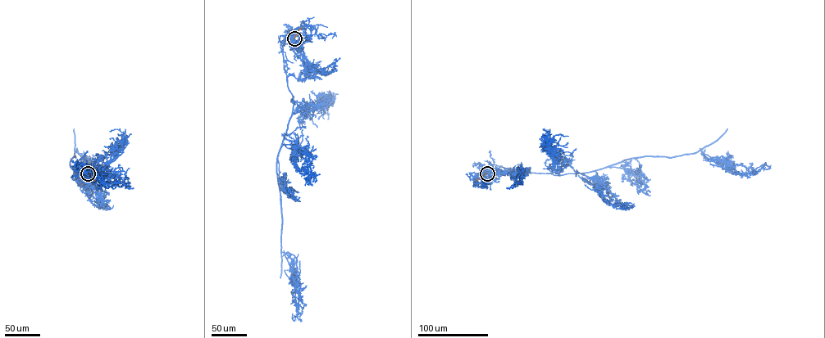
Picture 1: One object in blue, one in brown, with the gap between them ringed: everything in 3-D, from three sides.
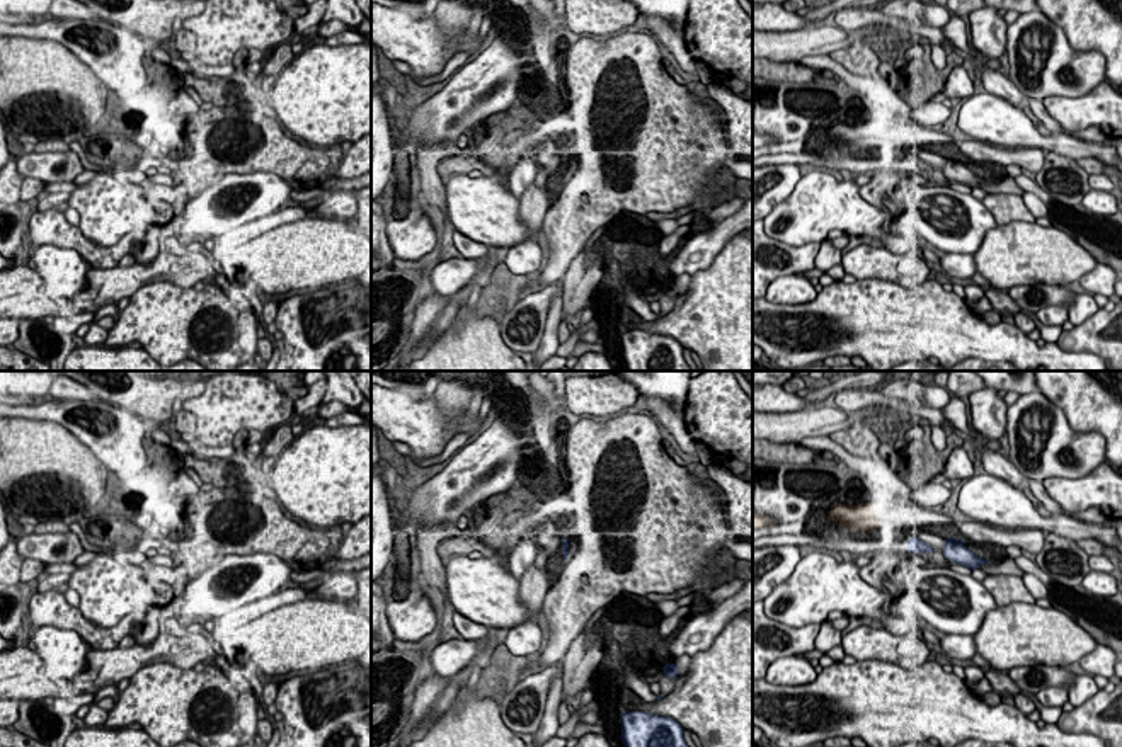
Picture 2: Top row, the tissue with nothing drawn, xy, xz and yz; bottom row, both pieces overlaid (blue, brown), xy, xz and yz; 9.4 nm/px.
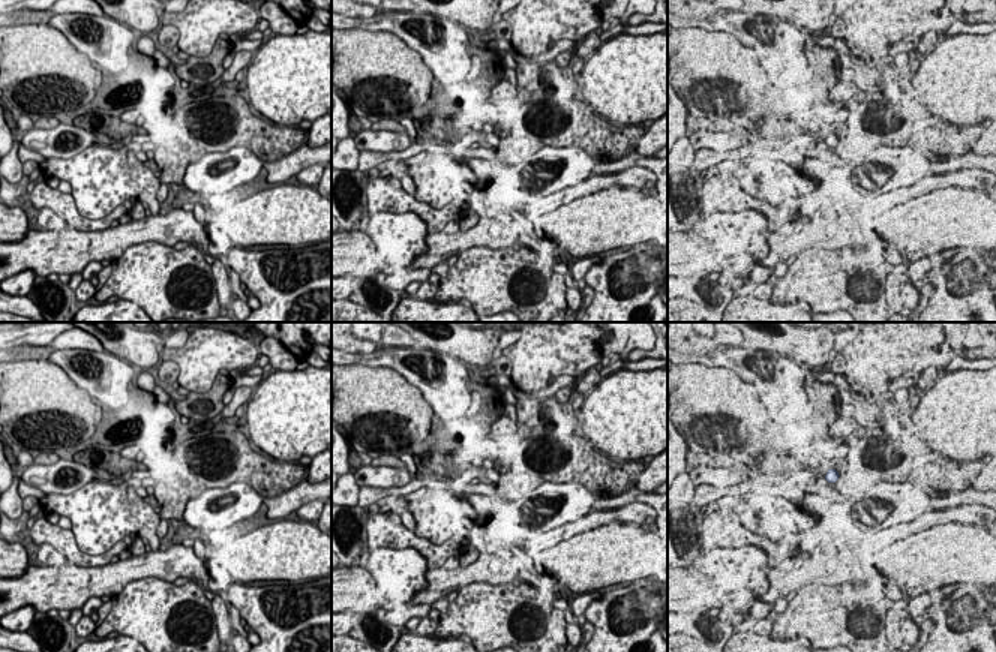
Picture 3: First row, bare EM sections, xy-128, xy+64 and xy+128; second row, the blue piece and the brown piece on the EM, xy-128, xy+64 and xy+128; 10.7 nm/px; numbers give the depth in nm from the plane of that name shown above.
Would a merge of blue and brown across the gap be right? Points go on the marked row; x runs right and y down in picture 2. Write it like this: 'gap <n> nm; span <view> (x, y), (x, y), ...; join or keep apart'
gap 320 nm; span yz (908, 540), (877, 526); keep apart

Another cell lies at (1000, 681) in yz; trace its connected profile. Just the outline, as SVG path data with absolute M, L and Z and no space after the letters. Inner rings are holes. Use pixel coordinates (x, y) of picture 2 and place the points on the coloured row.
M986 669L986 679L989 681L994 693L999 696L1003 693L1016 694L1020 693L1020 687L1010 679L1008 672Z

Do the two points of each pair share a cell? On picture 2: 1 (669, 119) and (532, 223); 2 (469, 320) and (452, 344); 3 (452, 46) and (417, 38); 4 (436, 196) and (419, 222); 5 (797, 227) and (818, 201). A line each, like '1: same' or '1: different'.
1: different
2: same
3: same
4: different
5: same

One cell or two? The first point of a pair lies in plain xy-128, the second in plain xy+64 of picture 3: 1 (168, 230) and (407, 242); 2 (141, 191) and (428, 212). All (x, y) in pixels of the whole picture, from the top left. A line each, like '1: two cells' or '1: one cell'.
1: two cells
2: two cells

